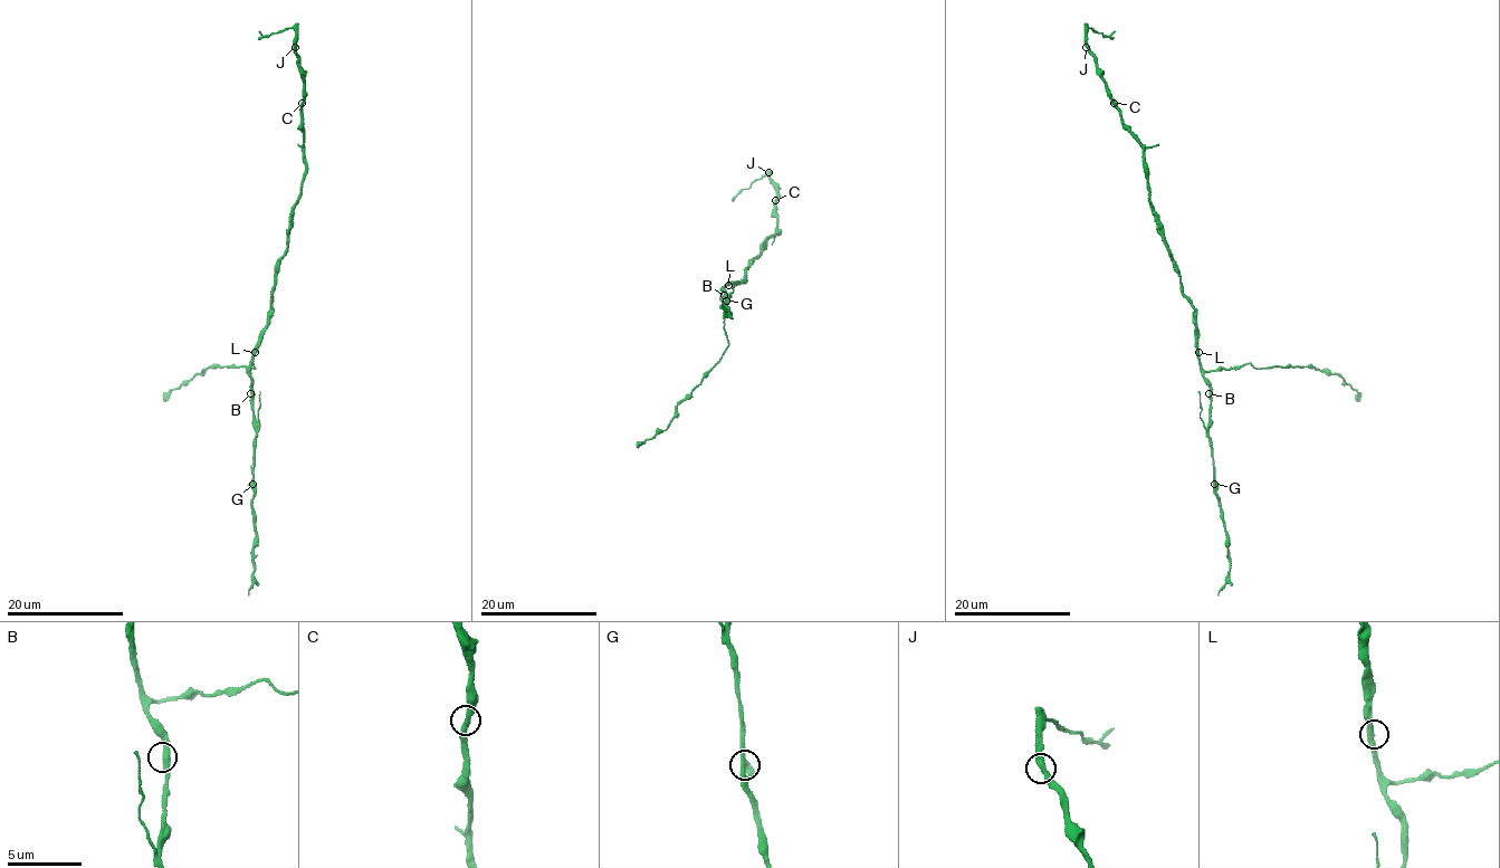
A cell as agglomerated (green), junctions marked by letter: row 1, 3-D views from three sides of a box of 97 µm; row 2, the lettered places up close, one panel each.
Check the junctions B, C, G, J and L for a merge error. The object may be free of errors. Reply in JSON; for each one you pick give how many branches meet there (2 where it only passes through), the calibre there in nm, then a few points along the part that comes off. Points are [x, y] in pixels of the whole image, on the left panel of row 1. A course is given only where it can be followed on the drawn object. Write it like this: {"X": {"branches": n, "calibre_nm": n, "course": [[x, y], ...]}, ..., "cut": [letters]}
{"cut": []}

